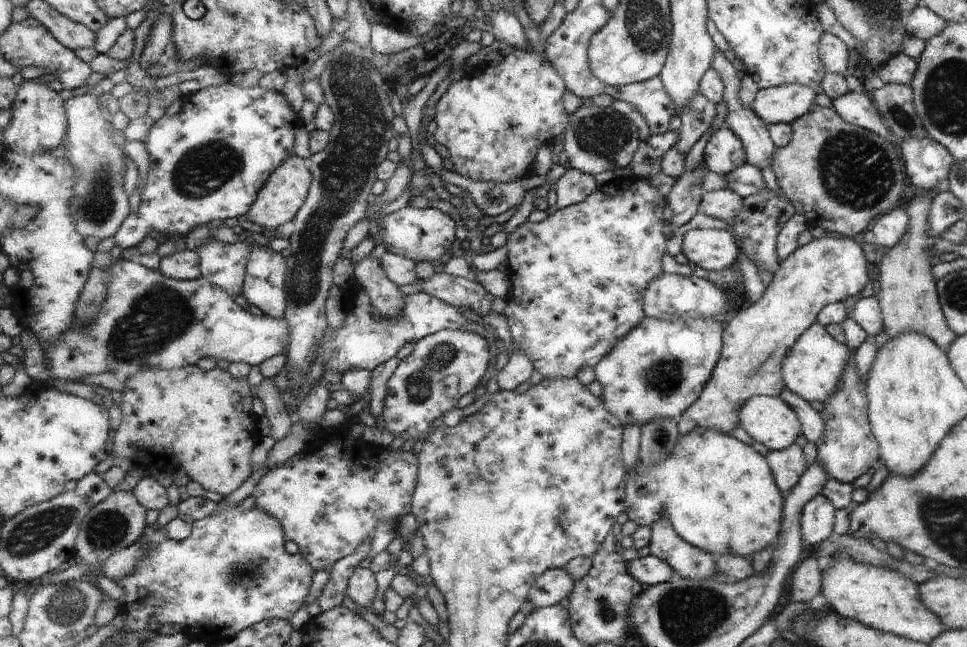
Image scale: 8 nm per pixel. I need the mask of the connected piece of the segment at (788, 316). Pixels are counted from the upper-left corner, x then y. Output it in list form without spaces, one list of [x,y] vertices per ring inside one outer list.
[[[827,233],[824,237],[815,238],[807,244],[796,248],[781,264],[774,269],[773,279],[765,287],[761,298],[755,304],[744,304],[731,312],[724,323],[723,349],[720,360],[711,371],[709,380],[699,392],[693,406],[685,411],[678,422],[680,436],[687,436],[693,428],[711,428],[715,432],[731,432],[739,423],[740,407],[745,400],[757,395],[777,397],[784,388],[781,380],[781,360],[785,352],[793,346],[798,336],[813,326],[816,316],[831,302],[844,302],[848,297],[857,296],[869,283],[861,246],[852,238]]]

